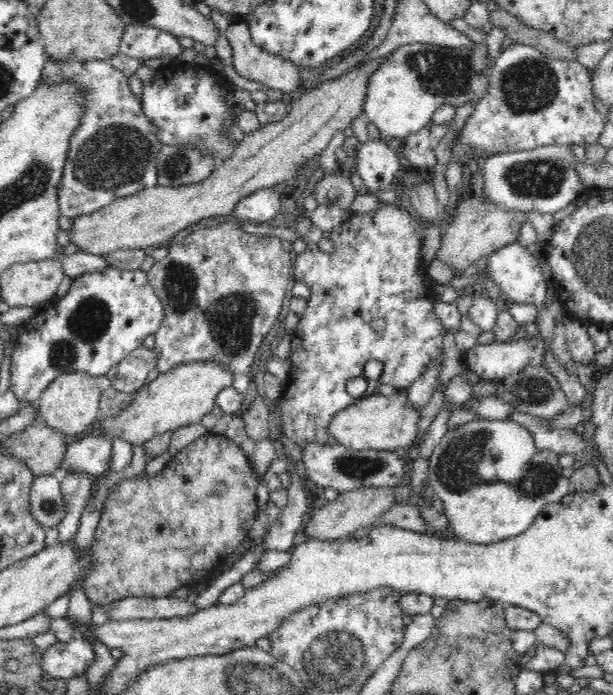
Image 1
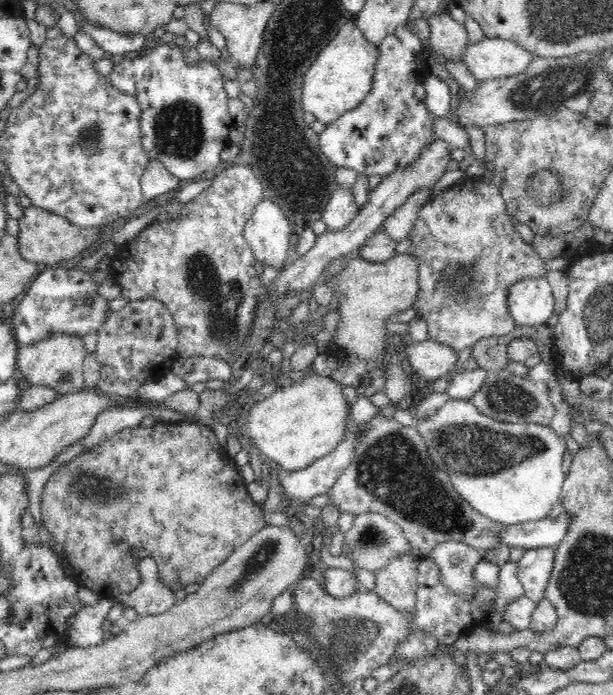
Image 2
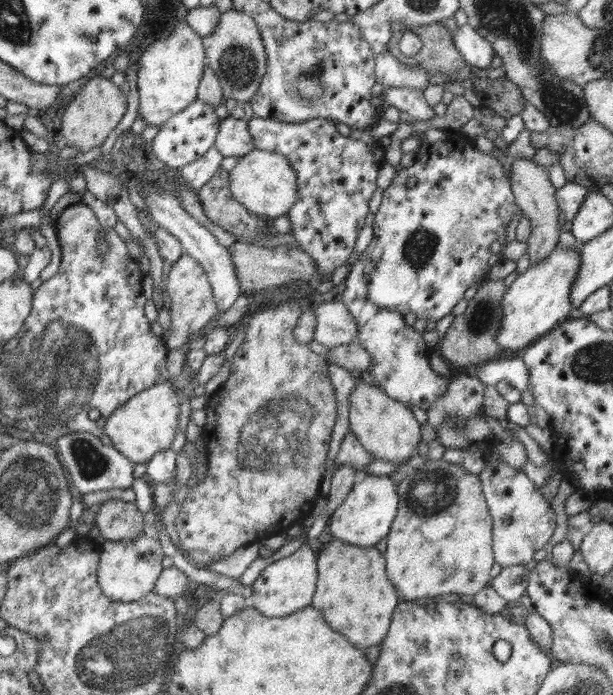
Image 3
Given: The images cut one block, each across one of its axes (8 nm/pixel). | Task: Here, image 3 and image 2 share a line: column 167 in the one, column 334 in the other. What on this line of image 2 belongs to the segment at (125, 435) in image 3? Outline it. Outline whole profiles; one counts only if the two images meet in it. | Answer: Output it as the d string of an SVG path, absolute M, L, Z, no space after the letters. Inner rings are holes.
M317 373L290 380L270 396L245 407L240 413L237 432L245 444L252 440L270 465L289 472L302 470L332 452L344 440L351 409L342 389L339 382Z

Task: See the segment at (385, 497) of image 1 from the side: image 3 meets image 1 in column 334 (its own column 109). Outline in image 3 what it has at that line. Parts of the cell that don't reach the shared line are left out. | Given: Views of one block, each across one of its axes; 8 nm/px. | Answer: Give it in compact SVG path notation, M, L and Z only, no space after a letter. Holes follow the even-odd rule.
M110 499L102 503L96 512L94 525L105 540L114 542L136 540L144 534L143 514L135 503Z

